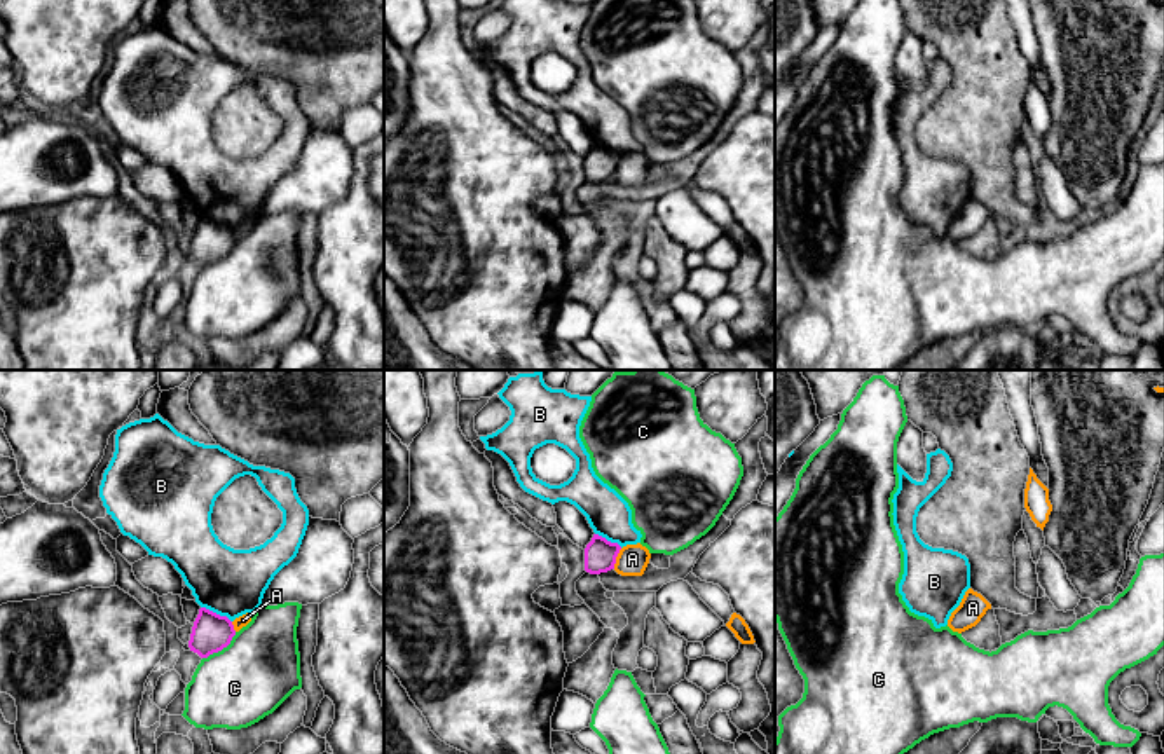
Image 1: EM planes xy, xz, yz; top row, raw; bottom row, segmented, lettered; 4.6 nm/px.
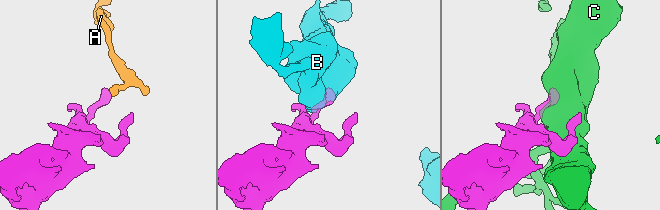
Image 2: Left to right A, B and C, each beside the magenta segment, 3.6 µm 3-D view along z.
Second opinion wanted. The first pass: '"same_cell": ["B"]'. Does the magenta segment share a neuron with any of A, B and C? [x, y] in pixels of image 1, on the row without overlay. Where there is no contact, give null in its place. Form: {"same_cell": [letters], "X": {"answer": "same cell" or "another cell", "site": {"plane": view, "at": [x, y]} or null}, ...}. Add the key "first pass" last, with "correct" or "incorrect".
{"same_cell": [], "A": {"answer": "another cell", "site": {"plane": "xz", "at": [615, 168]}}, "B": {"answer": "another cell", "site": {"plane": "xy", "at": [215, 222]}}, "C": {"answer": "another cell", "site": {"plane": "xy", "at": [220, 259]}}, "first pass": "incorrect"}

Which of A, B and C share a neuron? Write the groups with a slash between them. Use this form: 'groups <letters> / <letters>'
groups A / B / C

